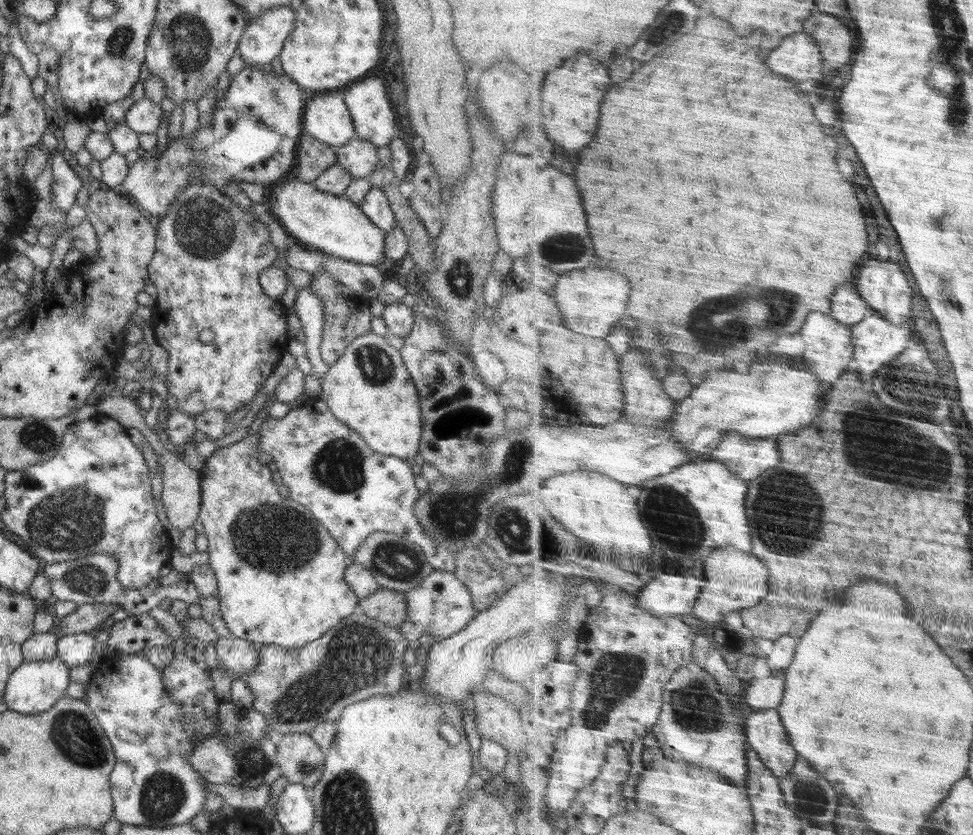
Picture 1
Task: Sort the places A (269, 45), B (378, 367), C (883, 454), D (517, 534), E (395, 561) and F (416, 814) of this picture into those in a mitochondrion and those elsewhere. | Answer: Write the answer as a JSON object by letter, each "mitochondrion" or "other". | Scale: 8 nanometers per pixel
{"A":"other","B":"mitochondrion","C":"mitochondrion","D":"mitochondrion","E":"mitochondrion","F":"other"}

